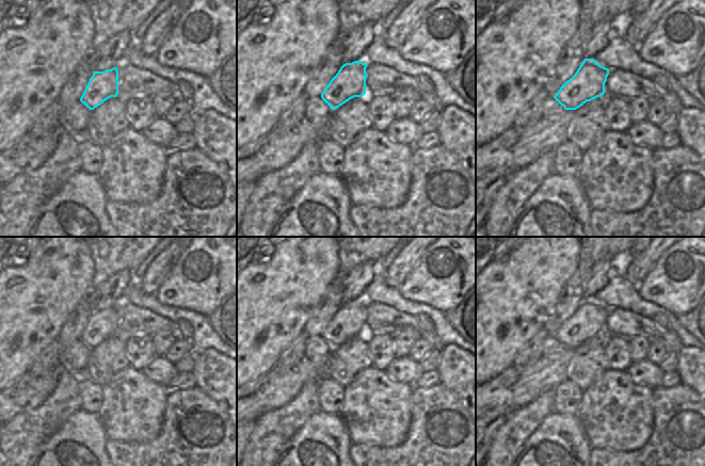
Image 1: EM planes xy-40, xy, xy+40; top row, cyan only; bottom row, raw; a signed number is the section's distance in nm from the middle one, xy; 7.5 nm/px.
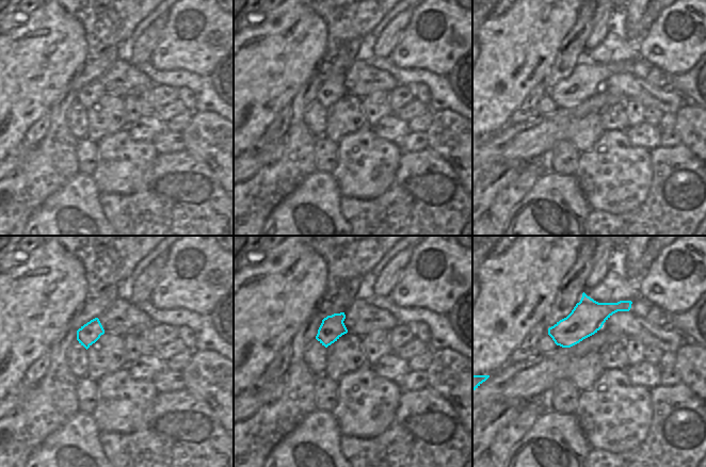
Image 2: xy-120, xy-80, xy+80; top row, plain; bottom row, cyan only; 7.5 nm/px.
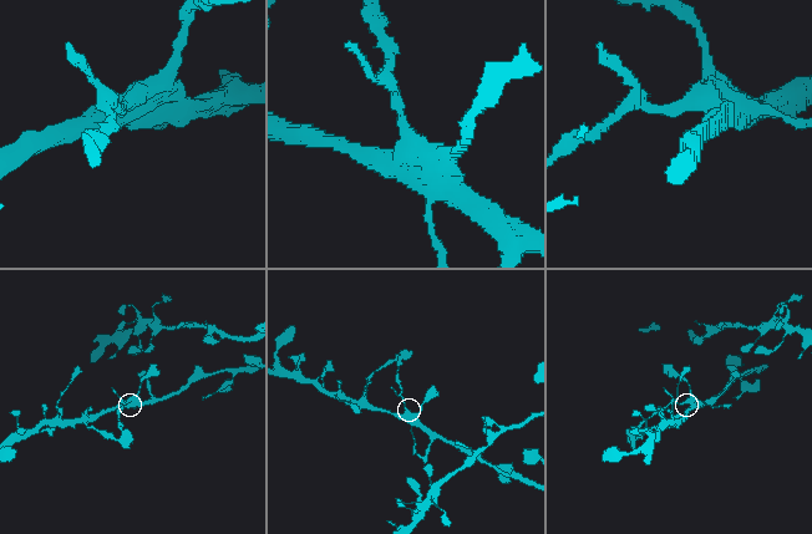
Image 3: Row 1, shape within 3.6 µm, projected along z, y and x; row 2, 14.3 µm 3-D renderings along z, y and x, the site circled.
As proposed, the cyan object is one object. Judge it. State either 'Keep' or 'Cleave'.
Keep

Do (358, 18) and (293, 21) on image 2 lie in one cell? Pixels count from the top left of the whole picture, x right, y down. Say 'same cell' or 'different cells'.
different cells

